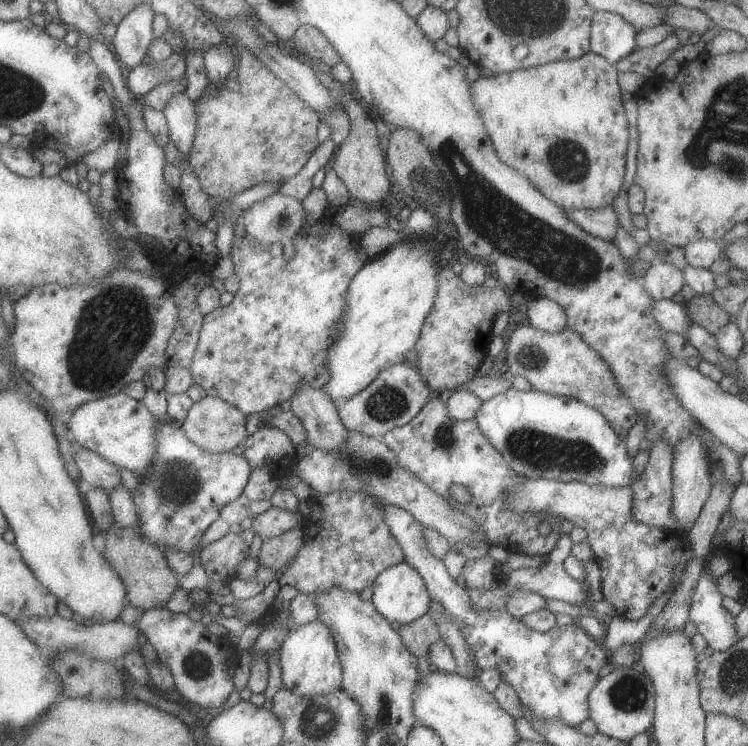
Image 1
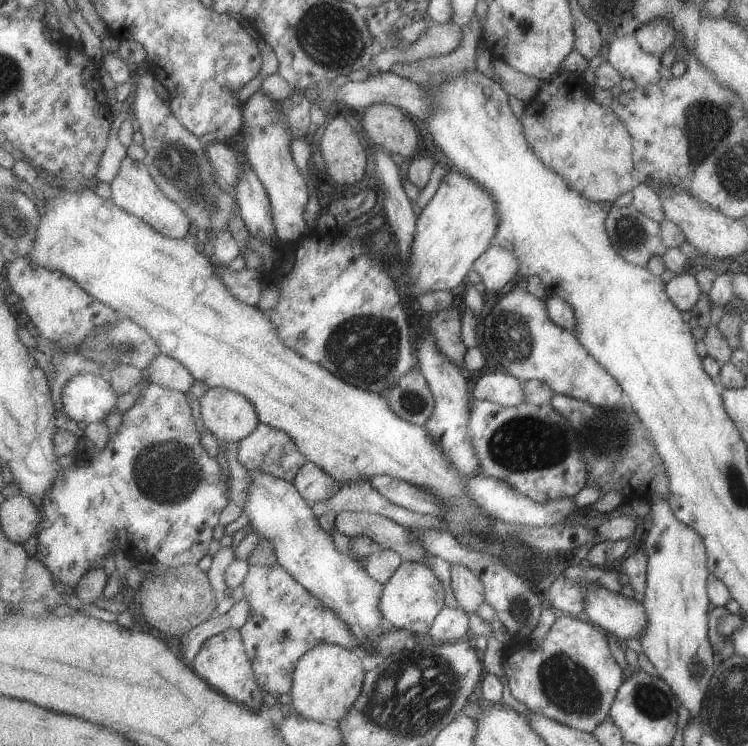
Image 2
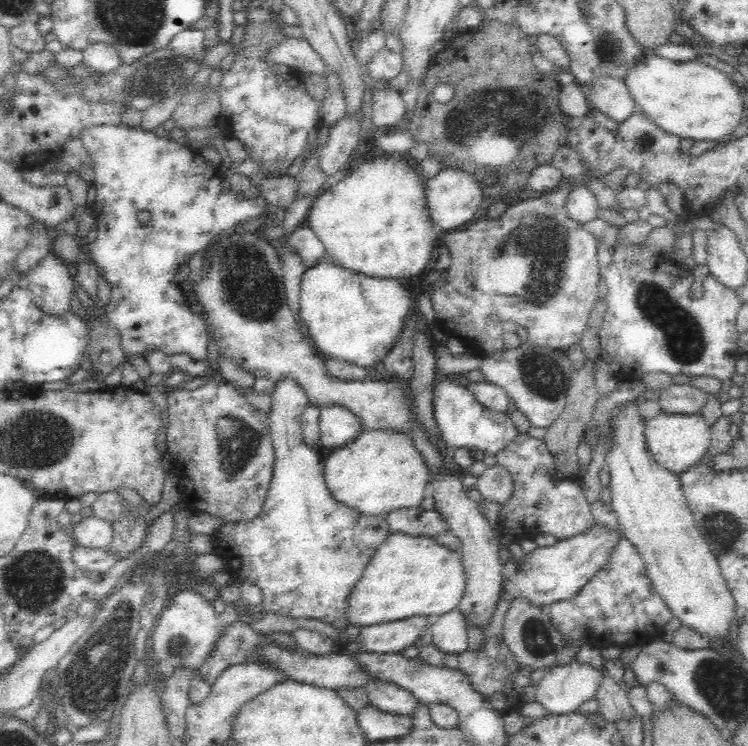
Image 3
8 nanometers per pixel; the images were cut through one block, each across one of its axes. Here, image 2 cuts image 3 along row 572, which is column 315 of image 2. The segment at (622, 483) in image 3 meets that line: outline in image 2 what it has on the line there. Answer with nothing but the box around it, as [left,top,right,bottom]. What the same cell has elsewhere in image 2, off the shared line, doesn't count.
[292,644,366,725]

